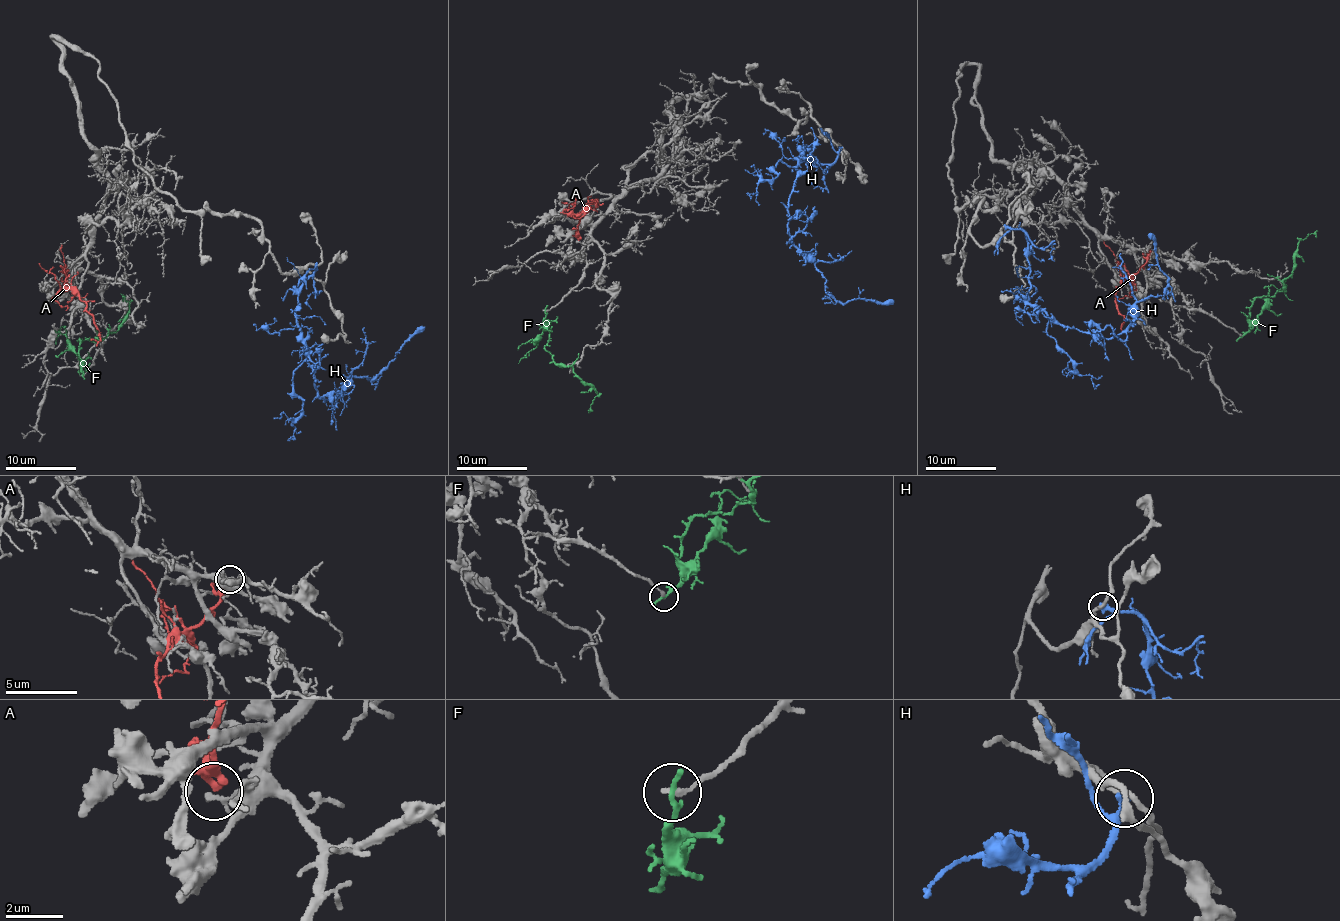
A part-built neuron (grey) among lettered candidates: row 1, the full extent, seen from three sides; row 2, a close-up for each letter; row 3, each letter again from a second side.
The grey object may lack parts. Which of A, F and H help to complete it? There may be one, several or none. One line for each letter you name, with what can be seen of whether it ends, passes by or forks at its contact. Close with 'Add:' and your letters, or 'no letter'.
Add: no letter

